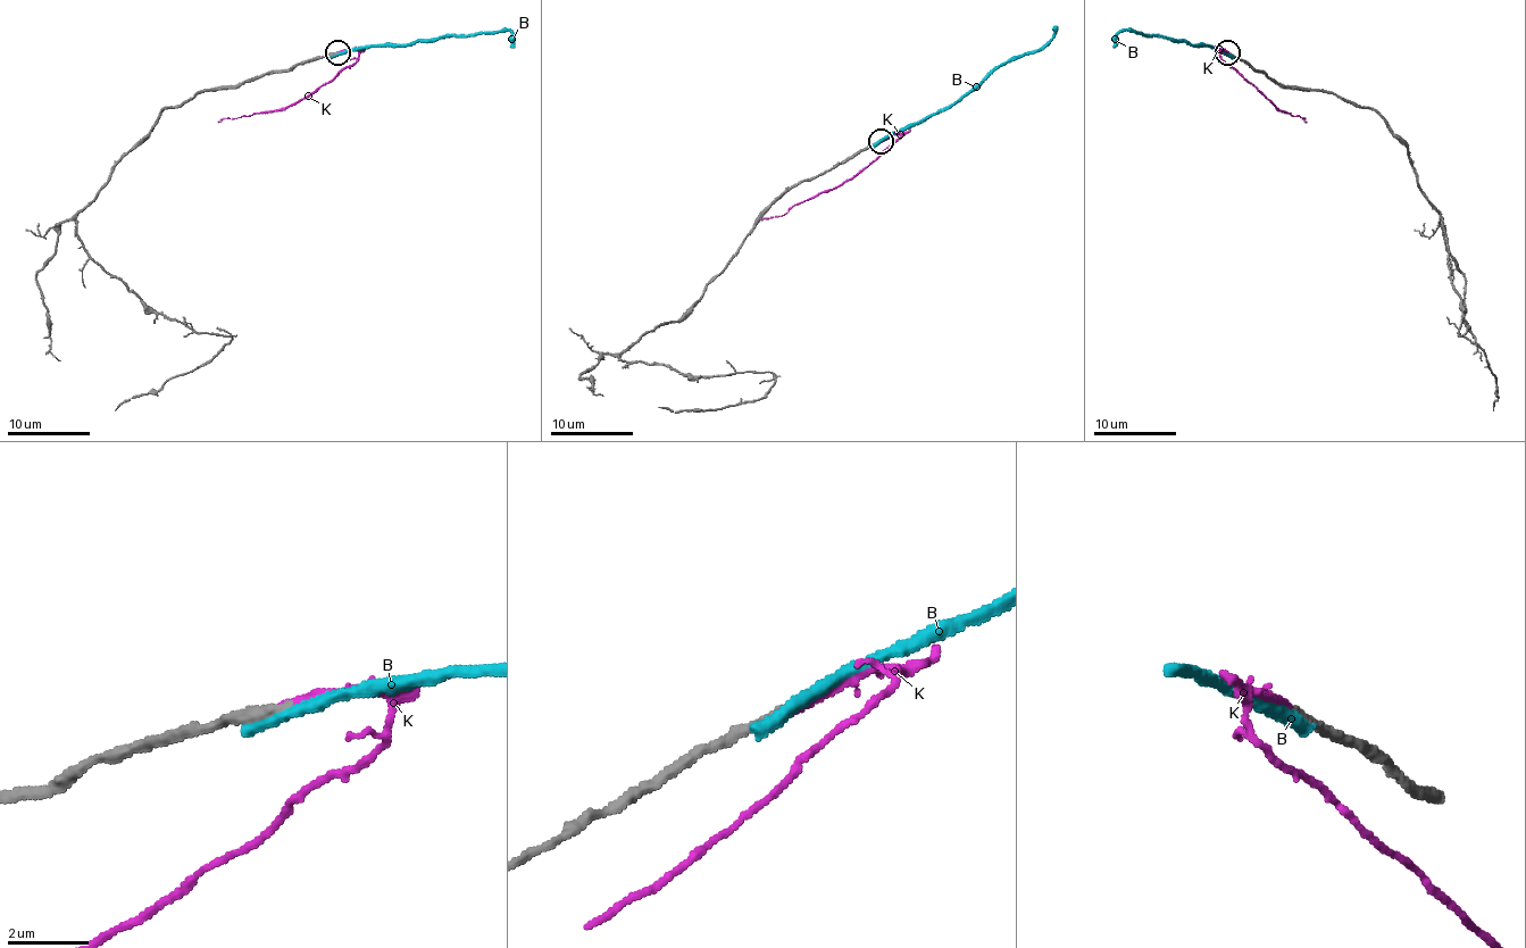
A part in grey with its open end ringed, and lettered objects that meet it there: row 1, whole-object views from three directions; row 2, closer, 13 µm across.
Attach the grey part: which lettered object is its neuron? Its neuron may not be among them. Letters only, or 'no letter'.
K

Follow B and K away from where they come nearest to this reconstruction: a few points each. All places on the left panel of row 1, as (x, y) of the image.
B: (332, 56), (352, 48), (409, 46), (413, 42), (500, 31), (508, 31), (515, 48)
K: (336, 52), (357, 50), (359, 58), (305, 98), (276, 110), (217, 123)

